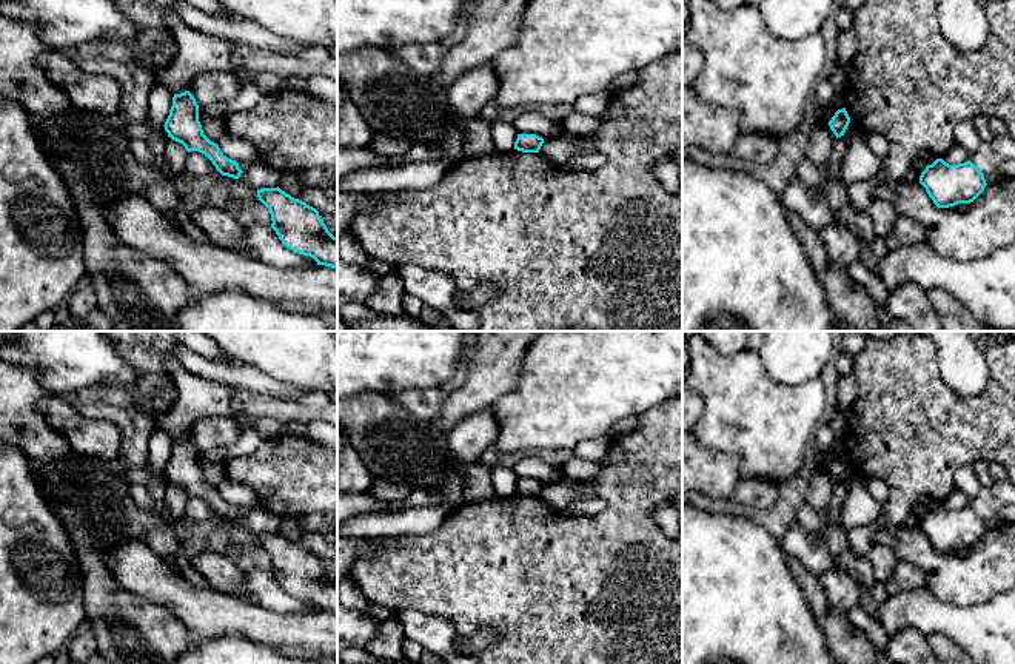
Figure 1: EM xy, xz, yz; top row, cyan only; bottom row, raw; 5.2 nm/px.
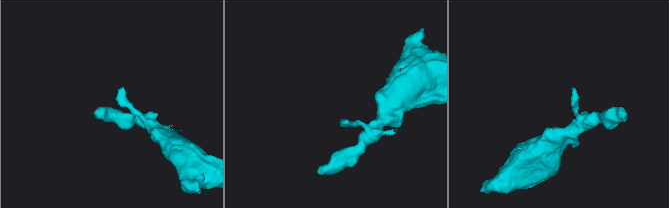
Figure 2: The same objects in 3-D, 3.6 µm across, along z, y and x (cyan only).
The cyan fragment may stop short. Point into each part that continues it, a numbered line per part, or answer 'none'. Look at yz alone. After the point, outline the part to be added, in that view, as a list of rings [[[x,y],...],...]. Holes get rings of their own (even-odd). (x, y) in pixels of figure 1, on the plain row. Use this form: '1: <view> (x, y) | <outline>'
none

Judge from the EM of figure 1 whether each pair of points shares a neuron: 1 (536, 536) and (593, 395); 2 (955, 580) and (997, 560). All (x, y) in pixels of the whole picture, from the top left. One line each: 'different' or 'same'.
1: different
2: same

